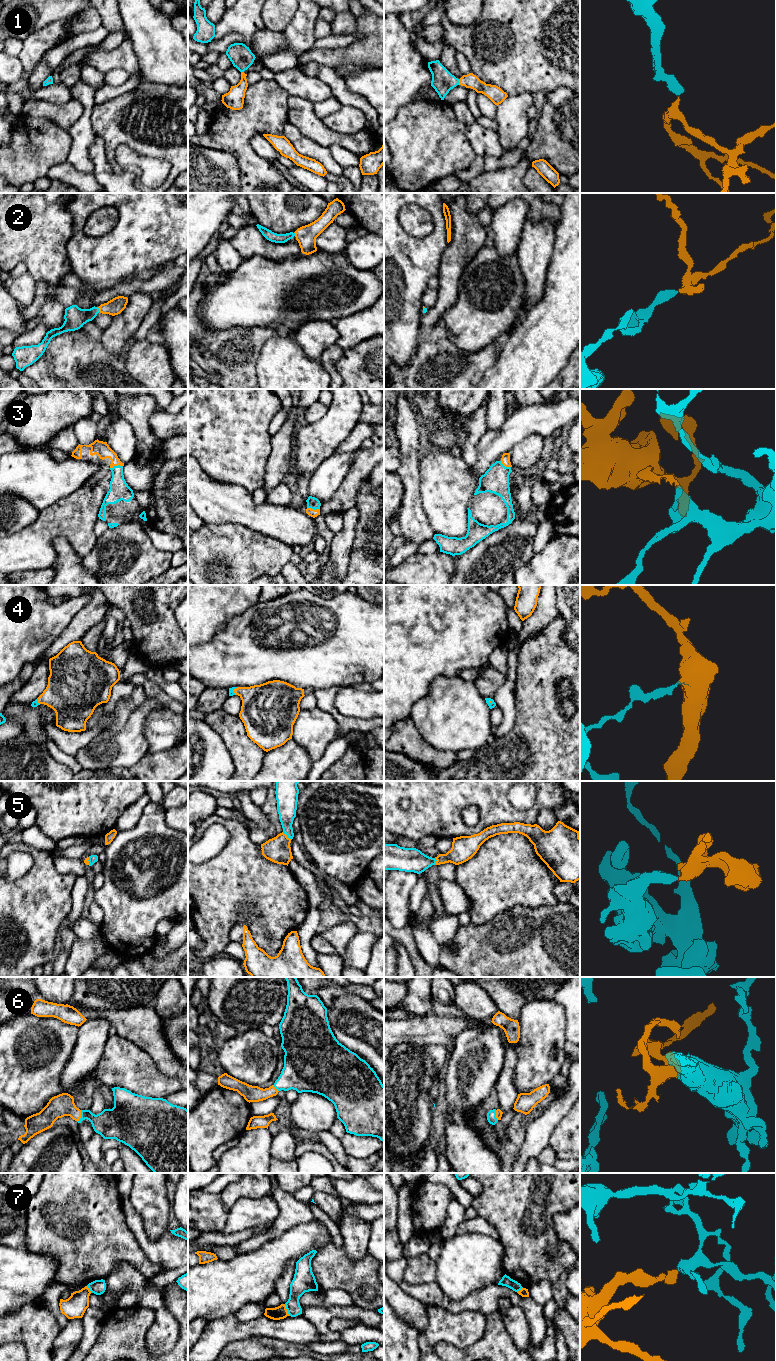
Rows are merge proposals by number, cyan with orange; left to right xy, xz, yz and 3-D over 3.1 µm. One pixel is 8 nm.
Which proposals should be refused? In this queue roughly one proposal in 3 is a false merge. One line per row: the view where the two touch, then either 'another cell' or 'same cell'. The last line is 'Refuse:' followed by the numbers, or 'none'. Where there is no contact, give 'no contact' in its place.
1: meets cyan in yz; same cell
2: meets cyan in xy; same cell
3: meets cyan in xy; same cell
4: meets cyan in xz; same cell
5: meets cyan in xz; same cell
6: meets cyan in xy; same cell
7: meets cyan in xz; another cell
Refuse: 7

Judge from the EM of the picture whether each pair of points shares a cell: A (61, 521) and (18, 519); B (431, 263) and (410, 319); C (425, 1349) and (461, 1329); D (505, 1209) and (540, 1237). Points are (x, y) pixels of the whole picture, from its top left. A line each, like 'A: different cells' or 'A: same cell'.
A: different cells
B: same cell
C: same cell
D: same cell

